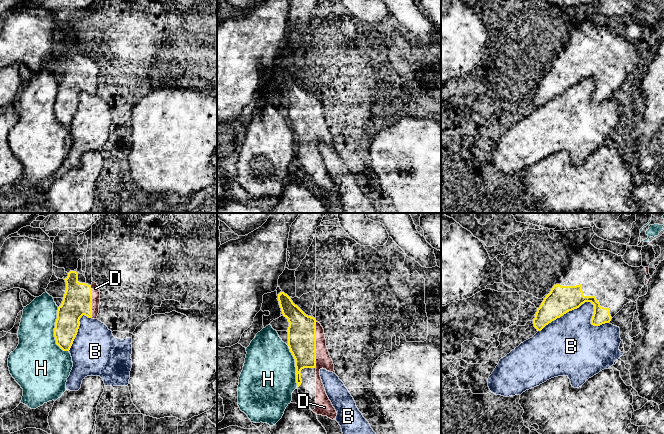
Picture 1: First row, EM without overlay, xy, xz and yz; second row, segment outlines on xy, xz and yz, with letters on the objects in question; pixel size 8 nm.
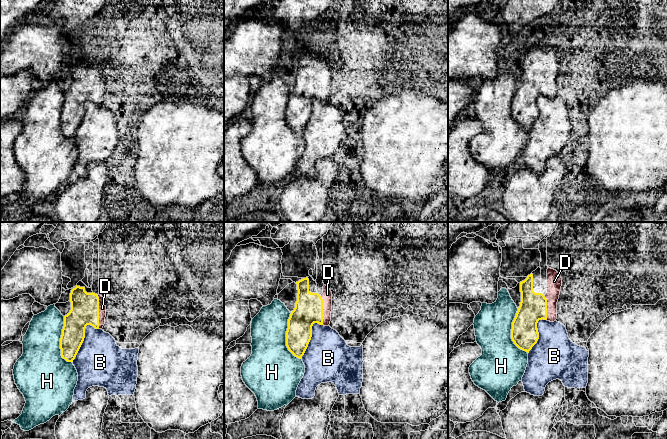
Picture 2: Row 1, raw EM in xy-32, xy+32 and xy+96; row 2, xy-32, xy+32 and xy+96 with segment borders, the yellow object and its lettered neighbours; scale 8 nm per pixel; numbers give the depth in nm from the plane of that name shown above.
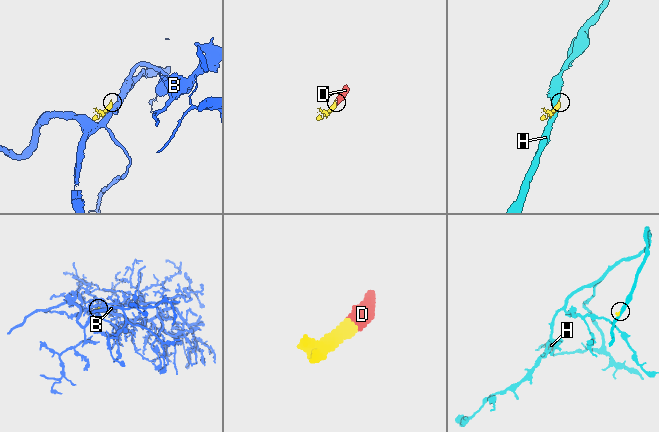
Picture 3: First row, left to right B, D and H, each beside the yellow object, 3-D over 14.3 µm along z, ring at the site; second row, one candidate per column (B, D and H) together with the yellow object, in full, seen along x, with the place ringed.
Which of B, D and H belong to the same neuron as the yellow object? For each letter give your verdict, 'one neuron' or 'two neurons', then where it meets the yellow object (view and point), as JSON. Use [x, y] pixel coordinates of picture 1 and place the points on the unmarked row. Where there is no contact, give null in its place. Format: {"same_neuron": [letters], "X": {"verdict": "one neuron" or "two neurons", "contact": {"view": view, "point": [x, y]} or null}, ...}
{"same_neuron": ["D"], "B": {"verdict": "two neurons", "contact": {"view": "yz", "point": [583, 79]}}, "D": {"verdict": "one neuron", "contact": {"view": "xz", "point": [315, 120]}}, "H": {"verdict": "two neurons", "contact": {"view": "xy", "point": [54, 107]}}}

